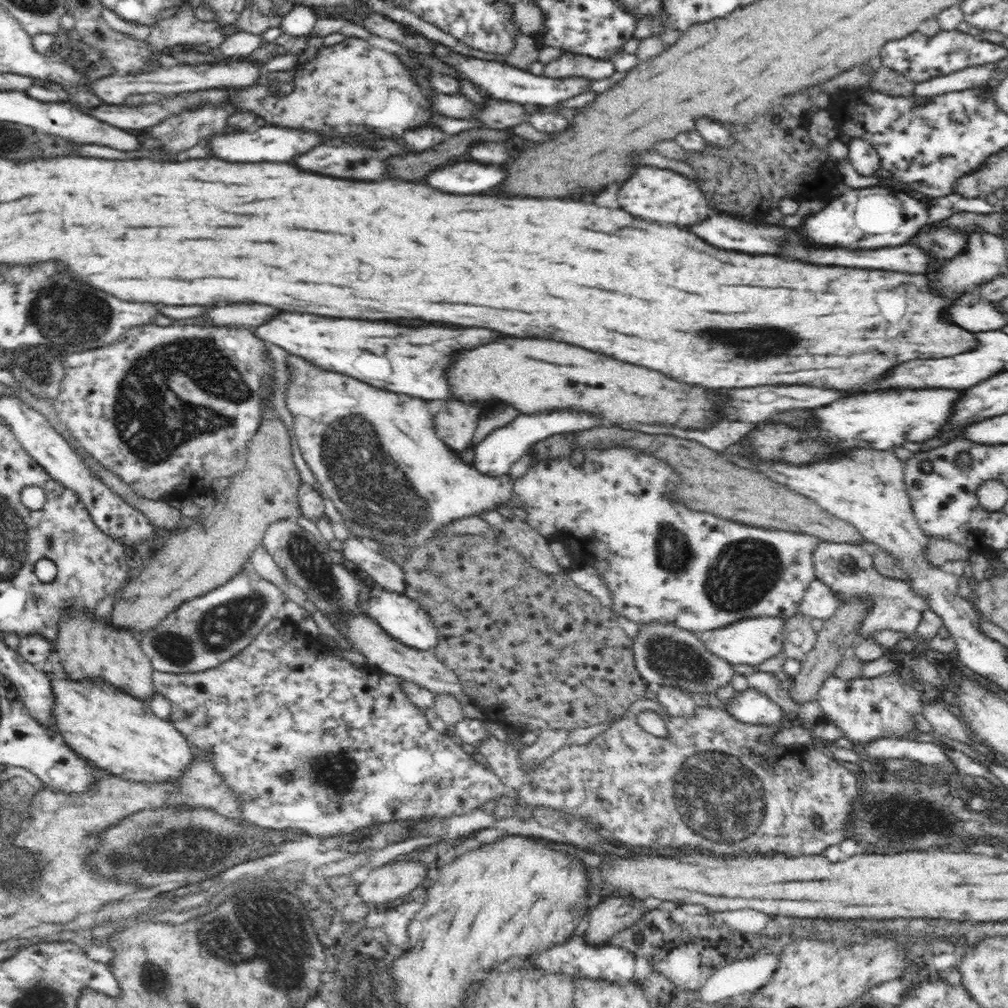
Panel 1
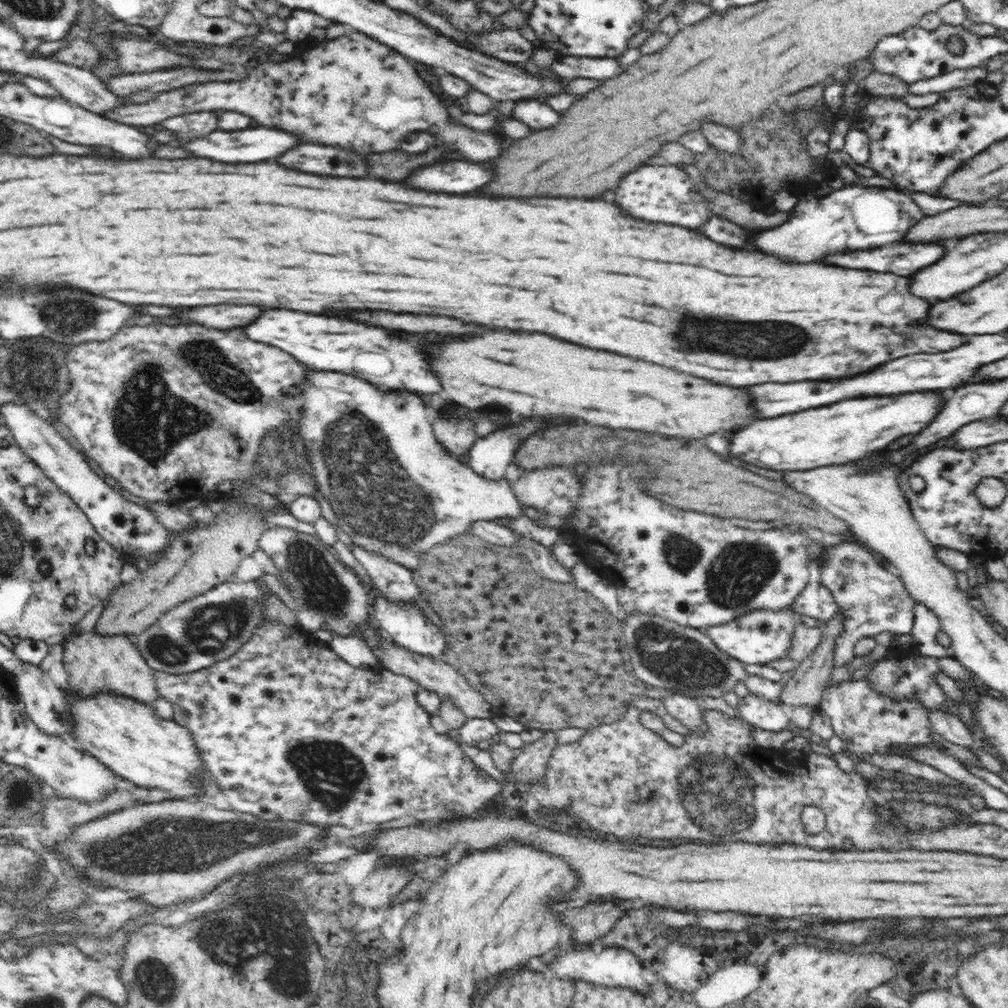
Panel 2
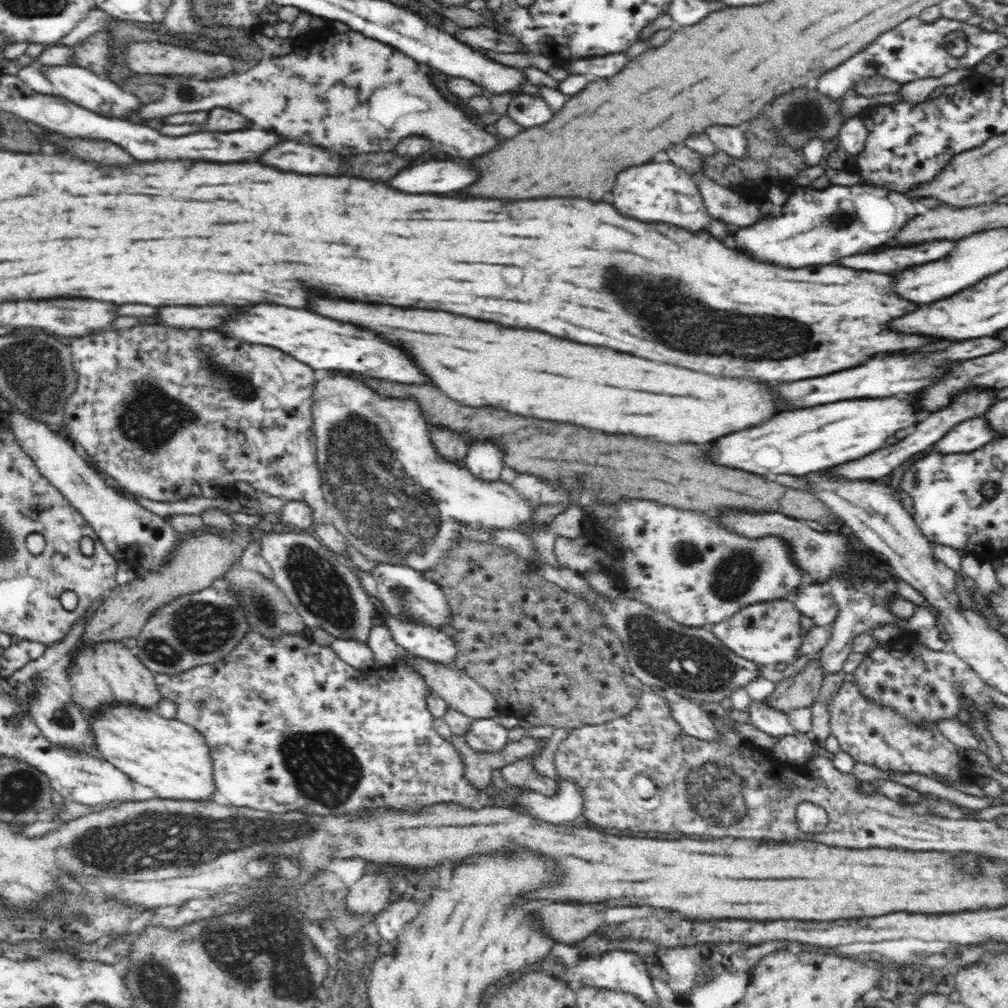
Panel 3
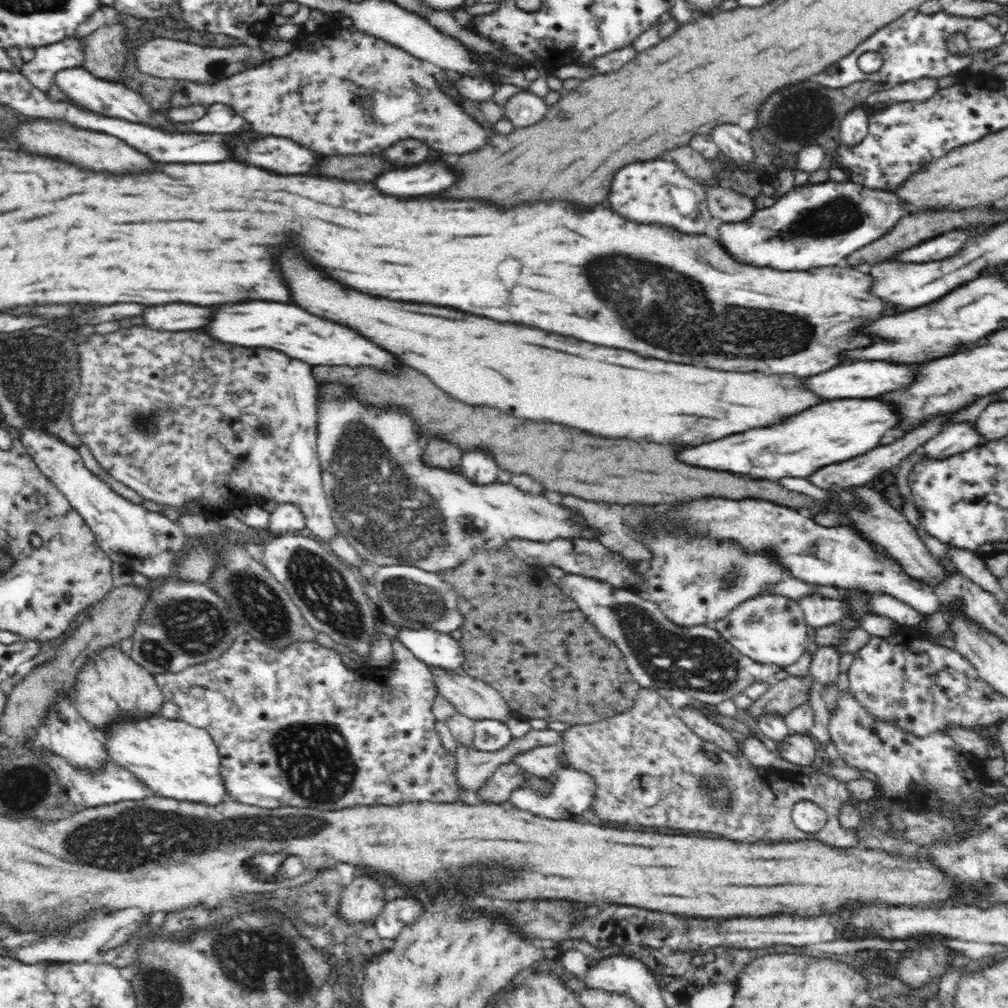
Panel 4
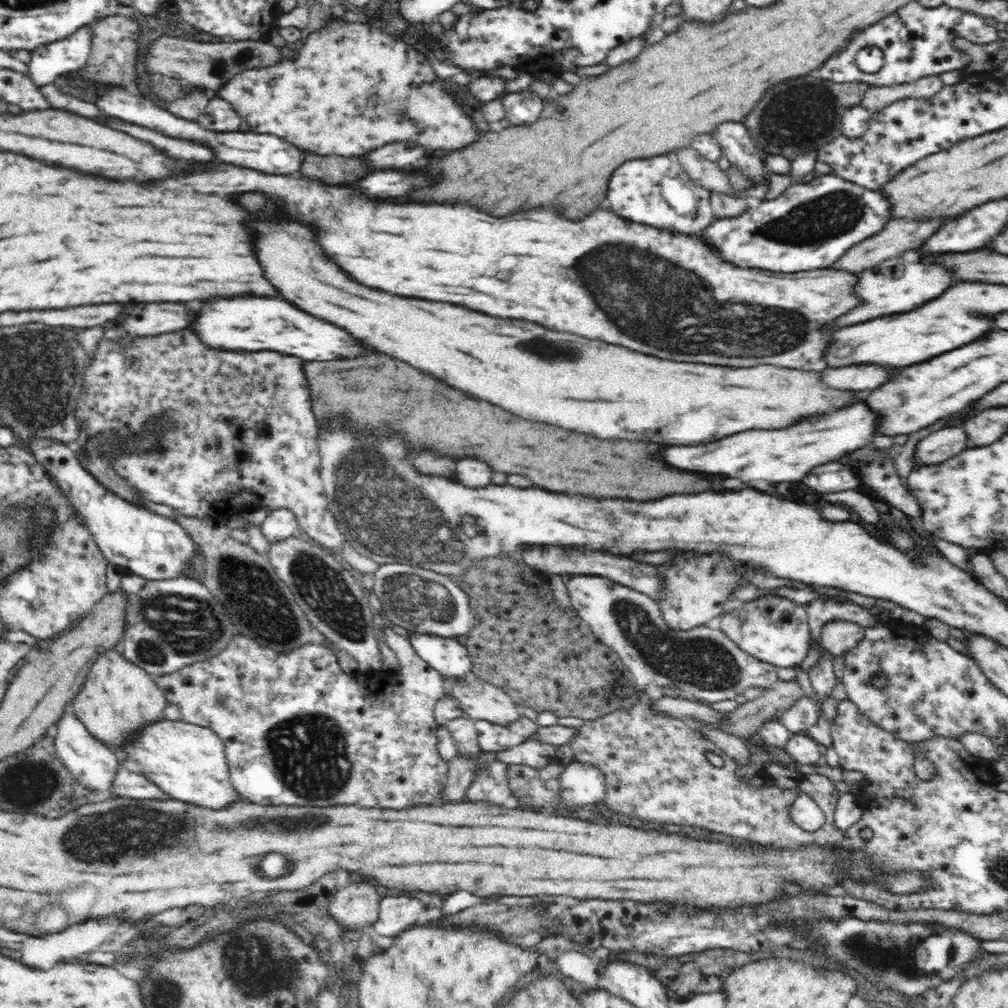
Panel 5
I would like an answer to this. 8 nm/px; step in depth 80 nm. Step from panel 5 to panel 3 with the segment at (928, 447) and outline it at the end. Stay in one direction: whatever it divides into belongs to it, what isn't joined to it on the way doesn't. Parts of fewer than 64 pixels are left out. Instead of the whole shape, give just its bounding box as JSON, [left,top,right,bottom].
[934,418,1000,454]

